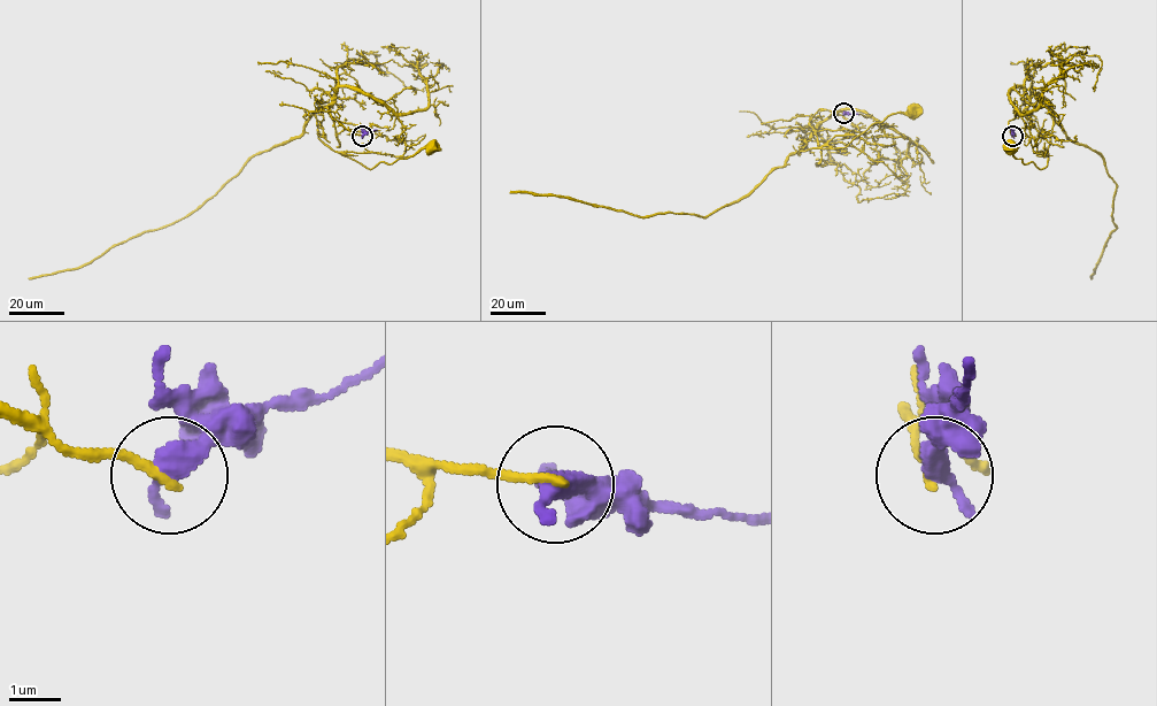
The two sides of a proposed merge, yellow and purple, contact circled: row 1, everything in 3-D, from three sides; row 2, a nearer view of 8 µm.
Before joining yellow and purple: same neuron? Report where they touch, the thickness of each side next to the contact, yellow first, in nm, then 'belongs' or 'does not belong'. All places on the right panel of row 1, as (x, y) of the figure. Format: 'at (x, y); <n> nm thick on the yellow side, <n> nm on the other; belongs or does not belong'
at (1012, 136); 170 nm thick on the yellow side, 500 nm on the other; does not belong

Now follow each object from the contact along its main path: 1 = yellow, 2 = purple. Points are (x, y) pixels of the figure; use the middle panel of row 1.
1: (843, 113), (819, 109), (810, 121), (811, 136), (805, 146), (796, 153), (845, 147), (887, 116), (913, 112)
2: (843, 113), (857, 114)

